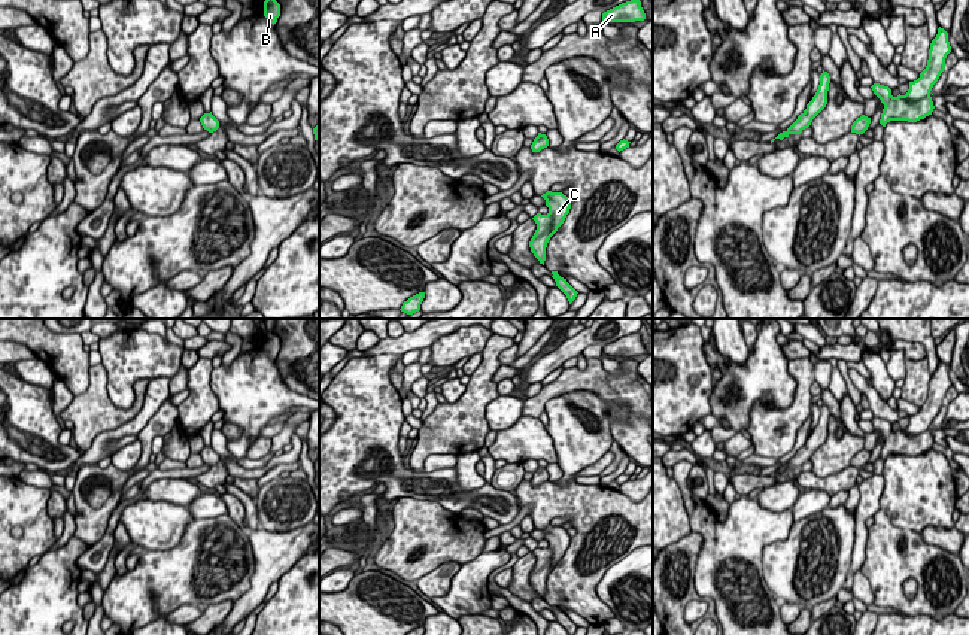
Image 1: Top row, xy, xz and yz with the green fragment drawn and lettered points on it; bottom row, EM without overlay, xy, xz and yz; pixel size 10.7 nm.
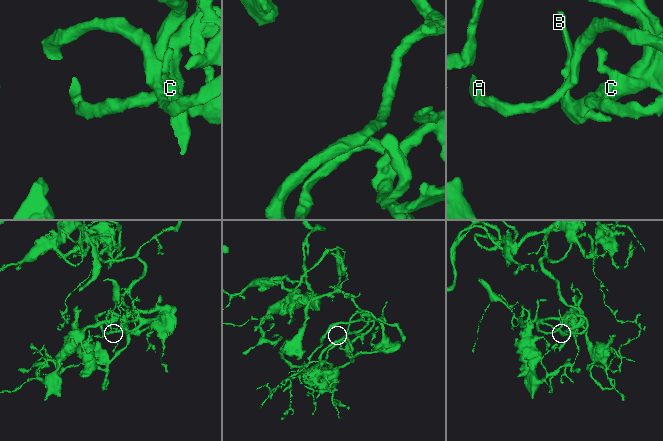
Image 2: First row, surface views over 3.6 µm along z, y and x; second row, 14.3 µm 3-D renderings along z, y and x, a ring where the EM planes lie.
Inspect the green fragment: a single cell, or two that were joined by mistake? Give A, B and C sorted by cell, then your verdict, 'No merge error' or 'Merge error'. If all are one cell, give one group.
Groups: A B C. No merge error

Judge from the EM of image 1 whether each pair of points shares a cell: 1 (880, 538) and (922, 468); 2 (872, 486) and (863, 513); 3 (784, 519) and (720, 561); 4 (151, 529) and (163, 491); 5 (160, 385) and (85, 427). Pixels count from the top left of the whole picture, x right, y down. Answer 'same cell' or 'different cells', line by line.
1: different cells
2: same cell
3: same cell
4: different cells
5: different cells

